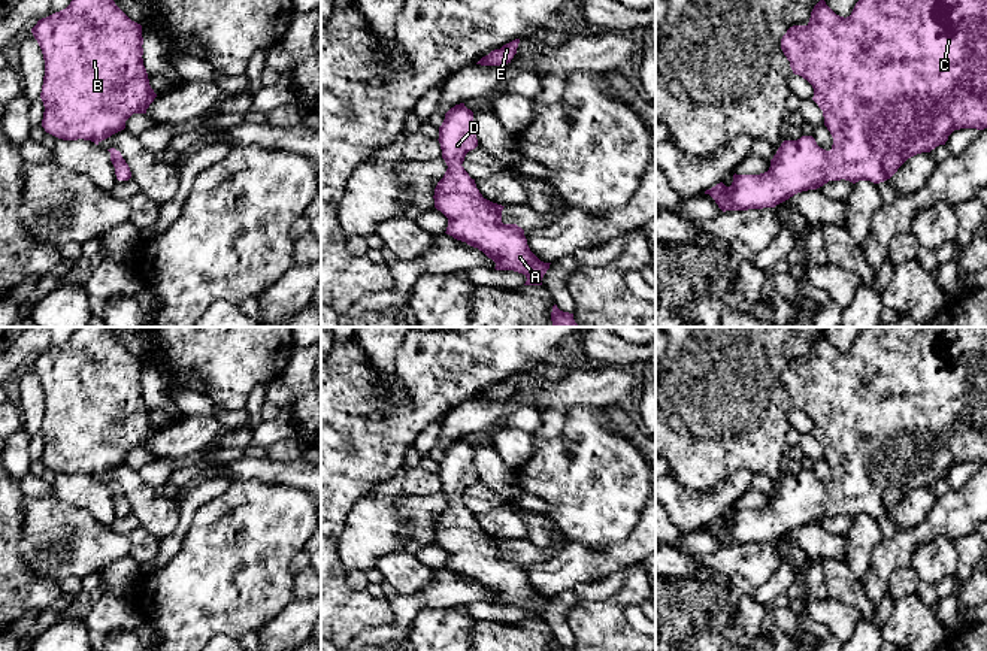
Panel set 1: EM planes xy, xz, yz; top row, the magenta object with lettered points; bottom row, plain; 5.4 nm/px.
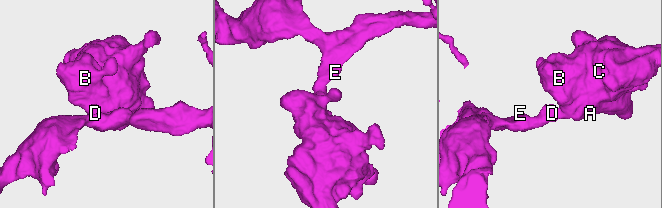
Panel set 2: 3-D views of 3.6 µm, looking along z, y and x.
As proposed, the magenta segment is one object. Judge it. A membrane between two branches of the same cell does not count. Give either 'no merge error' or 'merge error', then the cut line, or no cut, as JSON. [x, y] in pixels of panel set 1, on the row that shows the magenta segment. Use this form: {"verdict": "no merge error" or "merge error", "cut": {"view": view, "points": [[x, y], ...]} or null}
{"verdict": "no merge error", "cut": null}

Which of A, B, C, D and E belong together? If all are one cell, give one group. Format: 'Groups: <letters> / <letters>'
Groups: A B C D E

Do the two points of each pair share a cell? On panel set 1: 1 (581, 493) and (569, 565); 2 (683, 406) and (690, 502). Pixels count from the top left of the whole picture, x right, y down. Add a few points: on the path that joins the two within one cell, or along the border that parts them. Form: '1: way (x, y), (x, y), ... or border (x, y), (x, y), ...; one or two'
1: border (566, 541), (575, 541), (593, 548), (608, 547); two
2: border (671, 474), (701, 490), (711, 490), (723, 481); two

